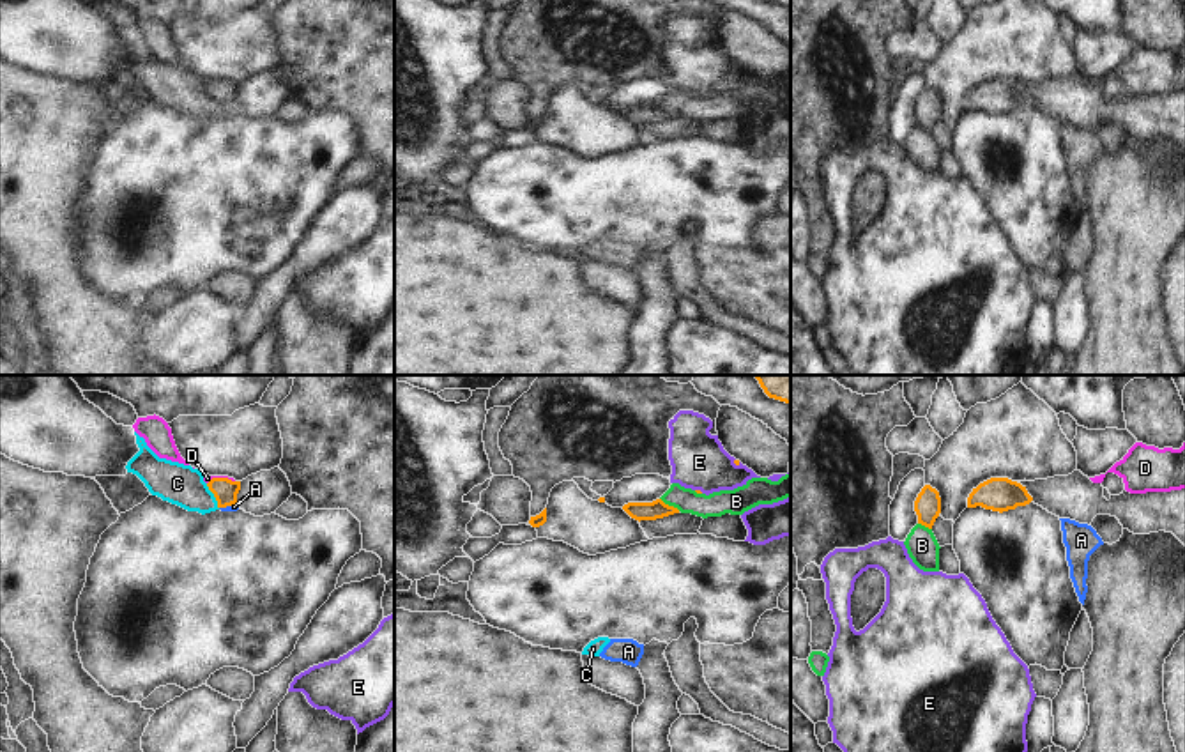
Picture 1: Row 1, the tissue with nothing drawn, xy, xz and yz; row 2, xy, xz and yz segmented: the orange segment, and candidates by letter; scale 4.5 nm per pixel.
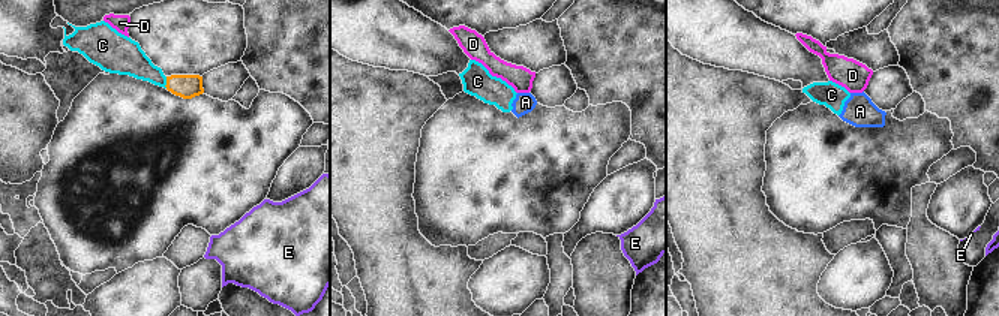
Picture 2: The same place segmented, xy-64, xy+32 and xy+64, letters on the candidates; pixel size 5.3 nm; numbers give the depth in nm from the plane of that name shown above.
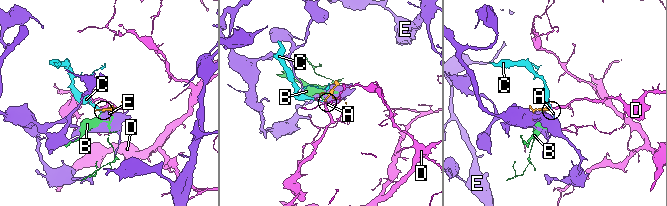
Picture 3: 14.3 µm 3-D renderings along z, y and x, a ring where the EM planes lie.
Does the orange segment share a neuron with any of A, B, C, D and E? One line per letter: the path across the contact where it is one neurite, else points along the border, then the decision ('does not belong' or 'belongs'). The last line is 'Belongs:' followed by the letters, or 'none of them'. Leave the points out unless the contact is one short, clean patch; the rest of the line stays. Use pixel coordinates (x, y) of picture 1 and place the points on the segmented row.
A: border xy (236, 503), (220, 508); does not belong
B: does not belong
C: border xy (206, 483), (218, 508); does not belong
D: way xy (225, 491), (220, 478), (207, 478); belongs
E: does not belong
Belongs: D

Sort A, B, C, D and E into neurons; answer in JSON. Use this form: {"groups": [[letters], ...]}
{"groups": [["A", "C"], ["B"], ["D"], ["E"]]}

